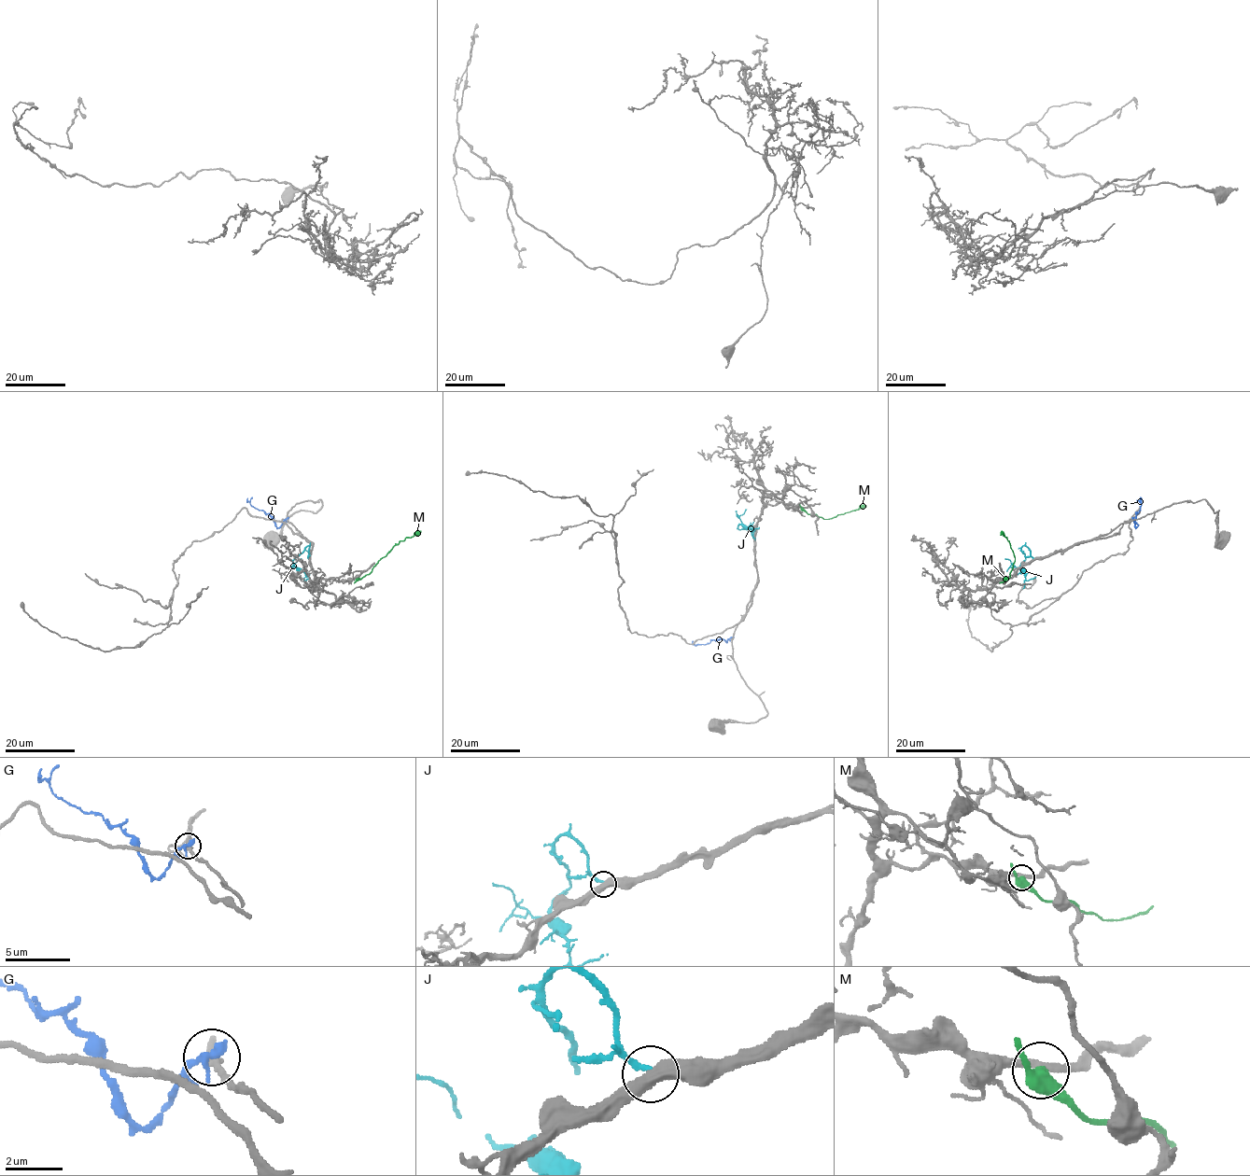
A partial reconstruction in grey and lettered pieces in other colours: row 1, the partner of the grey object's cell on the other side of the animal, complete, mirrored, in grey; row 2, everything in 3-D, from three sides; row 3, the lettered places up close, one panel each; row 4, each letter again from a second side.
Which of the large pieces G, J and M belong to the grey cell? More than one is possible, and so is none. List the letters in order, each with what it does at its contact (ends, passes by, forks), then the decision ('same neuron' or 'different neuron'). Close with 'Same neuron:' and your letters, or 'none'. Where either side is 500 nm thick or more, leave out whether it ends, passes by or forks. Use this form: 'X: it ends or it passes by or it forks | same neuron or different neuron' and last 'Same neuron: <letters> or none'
G: it ends | different neuron
J: it ends | different neuron
M: it forks | different neuron
Same neuron: none

